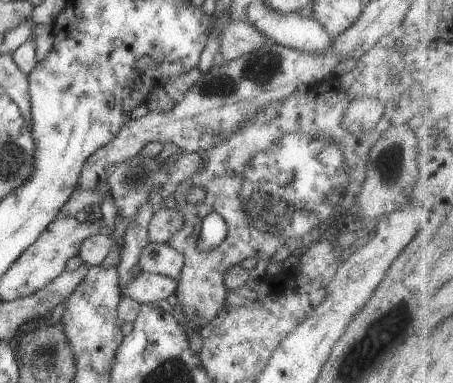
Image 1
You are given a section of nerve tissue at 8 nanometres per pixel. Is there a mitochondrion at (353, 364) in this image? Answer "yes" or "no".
yes

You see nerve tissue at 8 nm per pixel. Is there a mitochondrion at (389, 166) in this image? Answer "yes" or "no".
yes

